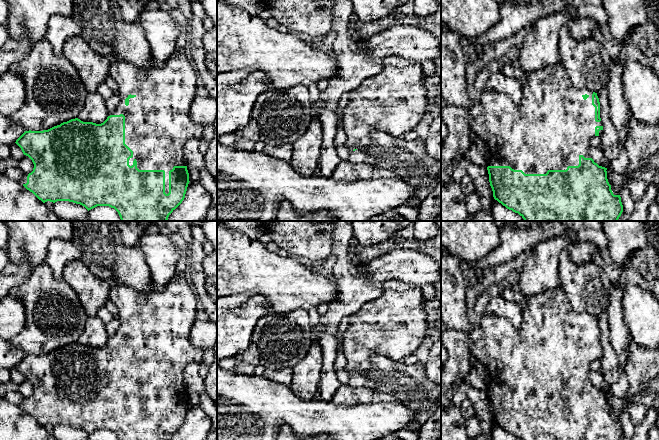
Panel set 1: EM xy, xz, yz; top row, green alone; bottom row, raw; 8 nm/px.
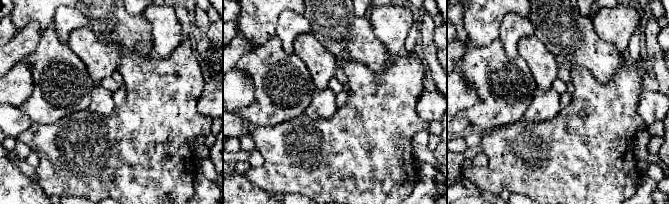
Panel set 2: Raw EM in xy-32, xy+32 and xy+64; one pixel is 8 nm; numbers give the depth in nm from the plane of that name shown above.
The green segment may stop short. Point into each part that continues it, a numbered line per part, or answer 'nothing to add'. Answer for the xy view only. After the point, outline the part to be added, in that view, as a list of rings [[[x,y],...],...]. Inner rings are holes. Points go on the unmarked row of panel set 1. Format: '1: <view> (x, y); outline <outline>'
1: xy (157, 349); outline [[[186,274],[175,275],[163,290],[153,290],[148,294],[142,294],[137,290],[124,285],[111,287],[109,299],[117,307],[119,329],[110,339],[125,340],[125,368],[133,375],[133,381],[129,383],[129,389],[137,385],[139,394],[164,394],[165,395],[165,417],[169,417],[169,395],[174,390],[186,390],[183,382],[183,371],[188,364],[202,363],[203,351],[194,348],[189,341],[189,333],[196,321],[197,297],[187,281]]]

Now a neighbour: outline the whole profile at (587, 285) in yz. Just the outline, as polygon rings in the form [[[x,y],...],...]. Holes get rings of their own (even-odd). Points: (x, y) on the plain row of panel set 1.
[[[566,251],[559,255],[561,287],[576,312],[597,317],[606,313],[611,281],[605,270],[594,262],[575,265]]]

